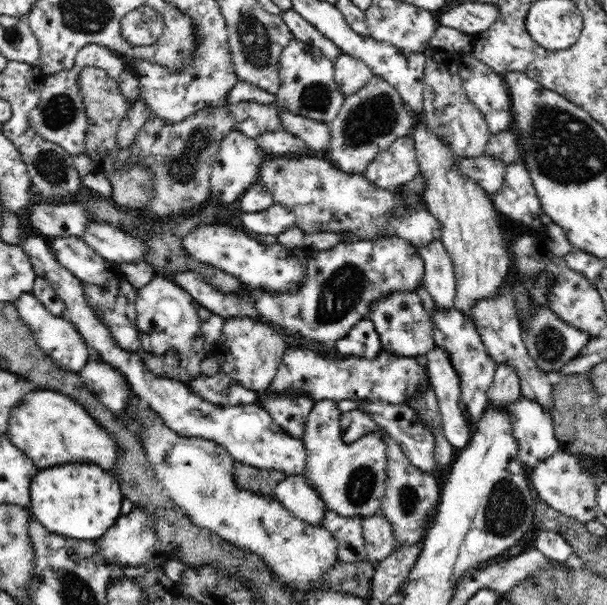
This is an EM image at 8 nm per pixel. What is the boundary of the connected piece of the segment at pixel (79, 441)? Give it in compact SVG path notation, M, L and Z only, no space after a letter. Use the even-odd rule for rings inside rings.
M34 388L12 408L5 431L21 452L32 459L38 470L68 463L94 463L112 471L121 450L108 431L73 398L49 389Z

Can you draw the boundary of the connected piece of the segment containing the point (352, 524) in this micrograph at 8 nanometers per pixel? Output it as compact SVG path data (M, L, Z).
M327 511L322 526L336 538L338 561L359 563L367 560L361 517L345 517L334 511Z

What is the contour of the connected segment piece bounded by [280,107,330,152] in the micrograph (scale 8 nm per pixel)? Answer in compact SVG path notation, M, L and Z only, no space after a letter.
M280 107L280 118L284 128L289 133L298 135L312 150L326 151L330 140L330 127L302 115L294 114Z

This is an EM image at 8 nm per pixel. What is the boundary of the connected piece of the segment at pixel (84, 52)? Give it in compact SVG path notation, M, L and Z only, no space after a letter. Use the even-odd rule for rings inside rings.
M85 44L84 47L80 48L75 56L74 64L77 68L86 68L86 66L101 68L116 81L124 70L123 61L118 55L97 44Z

